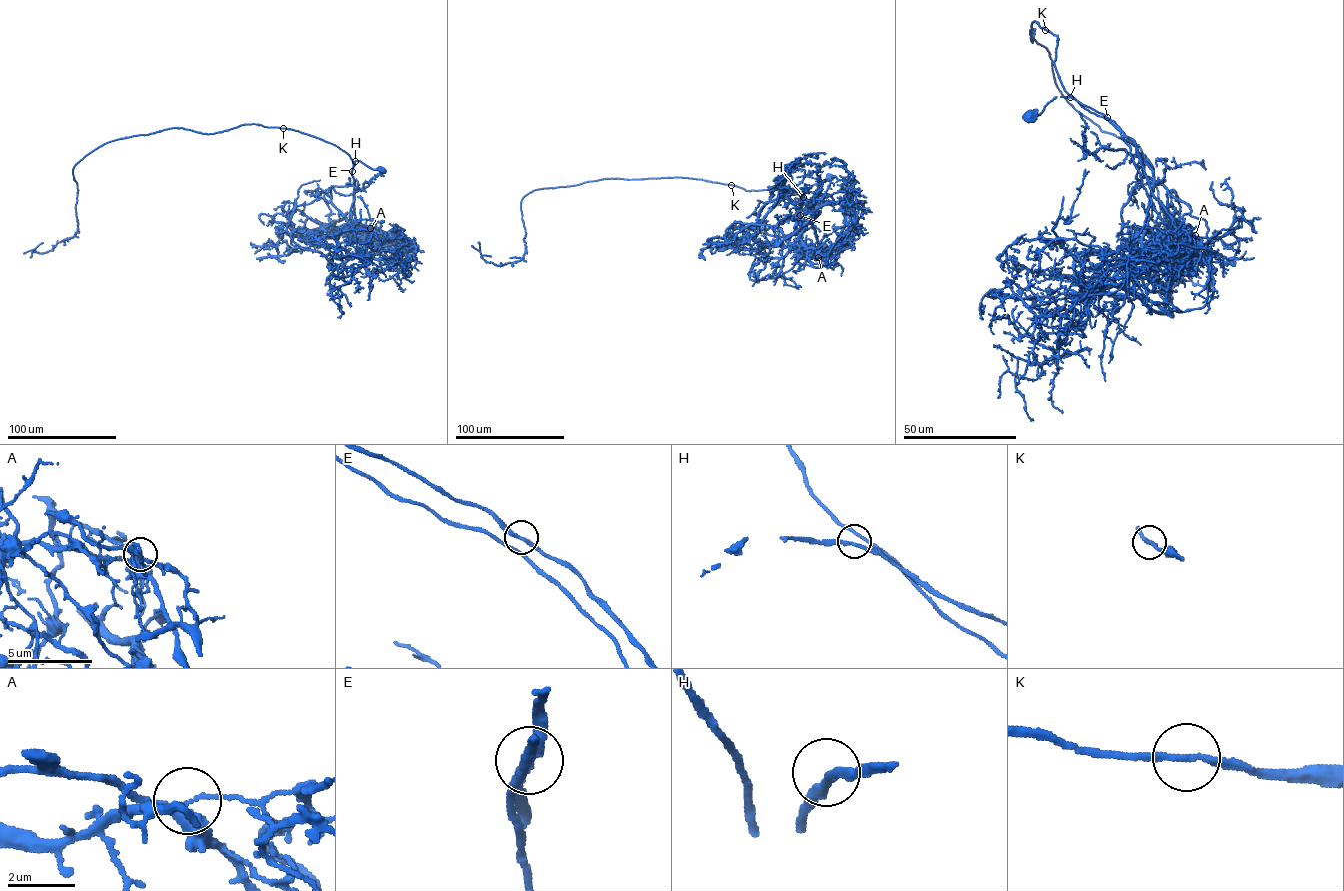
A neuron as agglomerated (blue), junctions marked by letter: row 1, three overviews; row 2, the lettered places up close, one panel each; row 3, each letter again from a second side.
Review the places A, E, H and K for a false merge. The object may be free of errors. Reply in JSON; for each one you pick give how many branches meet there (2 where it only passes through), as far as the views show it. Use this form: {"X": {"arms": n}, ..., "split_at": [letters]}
{"A": {"arms": 3}, "split_at": ["A"]}

